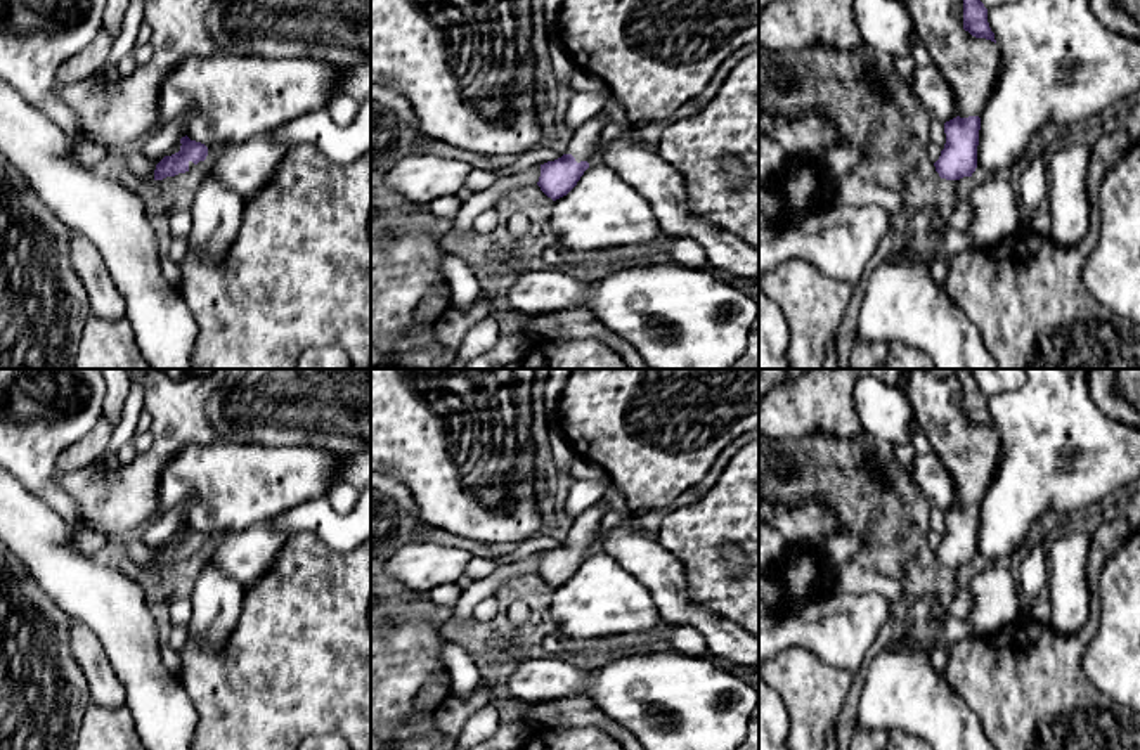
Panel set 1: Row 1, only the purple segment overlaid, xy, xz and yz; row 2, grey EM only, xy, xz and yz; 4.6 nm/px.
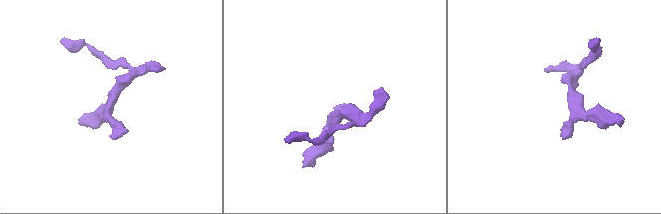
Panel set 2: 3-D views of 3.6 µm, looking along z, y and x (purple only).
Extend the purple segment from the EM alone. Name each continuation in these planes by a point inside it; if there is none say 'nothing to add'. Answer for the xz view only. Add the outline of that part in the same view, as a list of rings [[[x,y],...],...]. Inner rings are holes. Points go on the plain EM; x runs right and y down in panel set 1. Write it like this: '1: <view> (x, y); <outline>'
1: xz (584, 529); [[[603,502],[586,509],[572,520],[567,542],[572,542],[577,551],[593,546],[598,540],[599,525],[606,513],[608,508]]]

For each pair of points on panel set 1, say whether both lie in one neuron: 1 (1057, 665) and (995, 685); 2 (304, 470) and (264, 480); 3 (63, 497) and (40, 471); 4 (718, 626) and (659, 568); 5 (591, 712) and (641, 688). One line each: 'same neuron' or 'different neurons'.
1: same neuron
2: same neuron
3: same neuron
4: same neuron
5: different neurons

